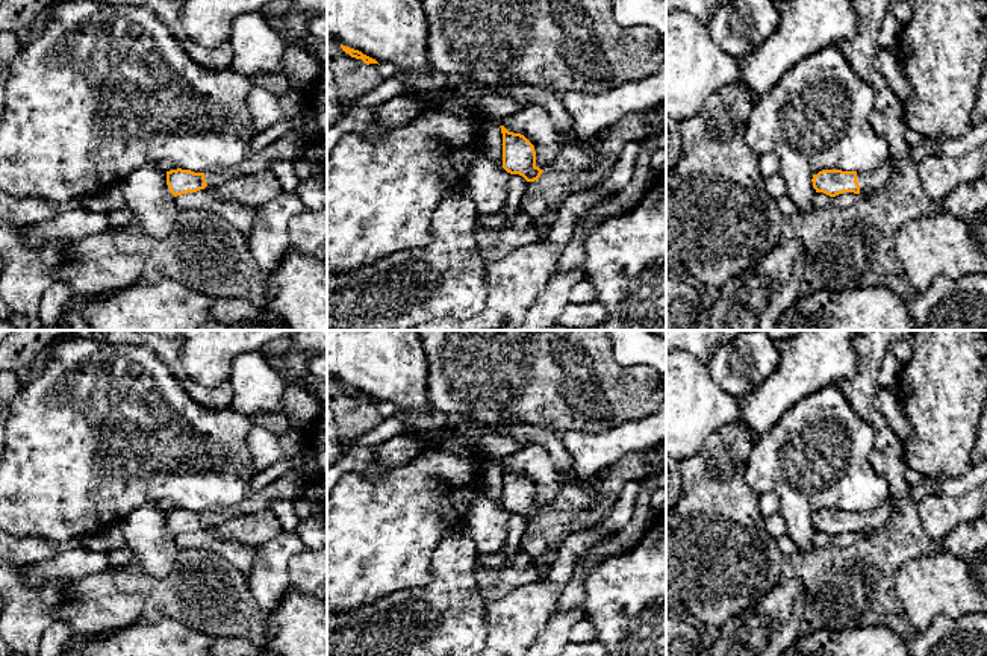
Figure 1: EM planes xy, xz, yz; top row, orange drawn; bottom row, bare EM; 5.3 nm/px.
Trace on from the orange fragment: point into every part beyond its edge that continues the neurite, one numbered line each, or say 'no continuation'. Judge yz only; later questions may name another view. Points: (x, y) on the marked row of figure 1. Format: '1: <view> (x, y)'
1: yz (871, 181)

